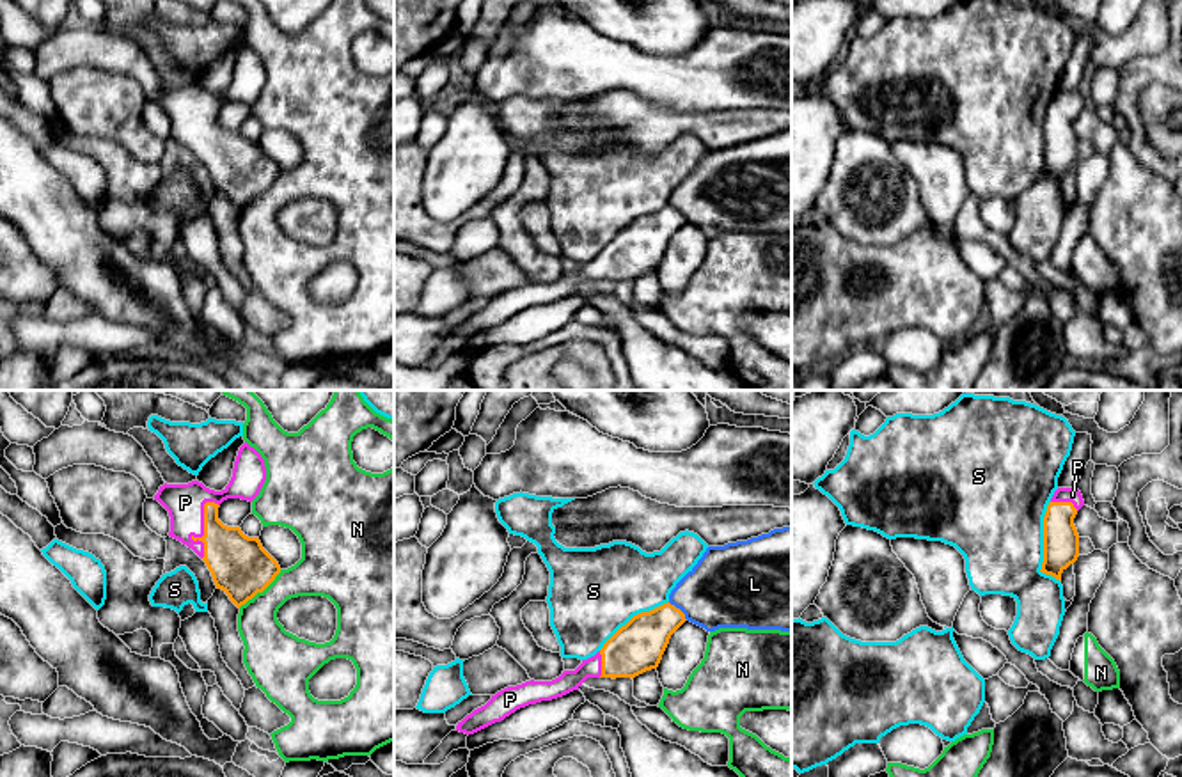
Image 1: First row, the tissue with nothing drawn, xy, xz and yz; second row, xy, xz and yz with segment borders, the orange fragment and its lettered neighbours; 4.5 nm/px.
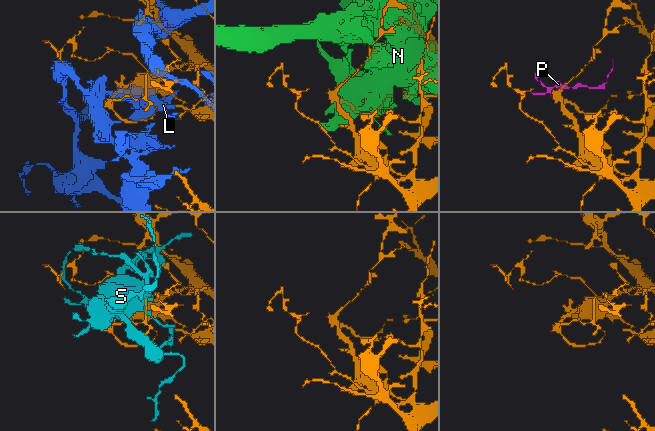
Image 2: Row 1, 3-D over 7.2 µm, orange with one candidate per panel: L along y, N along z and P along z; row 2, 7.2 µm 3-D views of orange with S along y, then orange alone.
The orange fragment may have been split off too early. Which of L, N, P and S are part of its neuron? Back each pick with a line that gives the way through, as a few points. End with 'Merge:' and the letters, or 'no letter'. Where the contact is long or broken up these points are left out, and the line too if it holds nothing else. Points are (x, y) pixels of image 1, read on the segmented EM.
P: way xy (240, 566), (204, 527), (185, 502)
Merge: P

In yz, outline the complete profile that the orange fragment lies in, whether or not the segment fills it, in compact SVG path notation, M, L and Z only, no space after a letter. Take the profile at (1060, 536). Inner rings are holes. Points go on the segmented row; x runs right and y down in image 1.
M1077 486L1058 488L1044 516L1044 562L1040 571L1060 582L1061 573L1079 557L1079 534L1074 518L1083 506L1084 500Z

